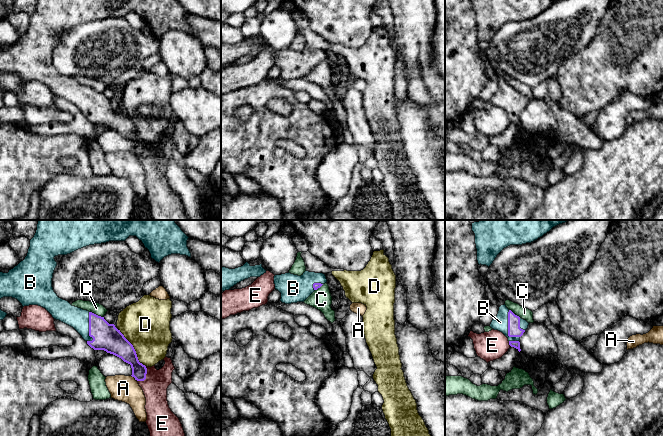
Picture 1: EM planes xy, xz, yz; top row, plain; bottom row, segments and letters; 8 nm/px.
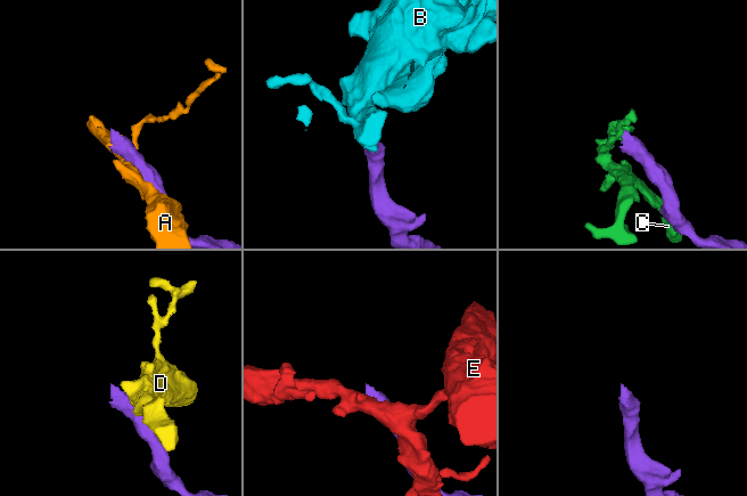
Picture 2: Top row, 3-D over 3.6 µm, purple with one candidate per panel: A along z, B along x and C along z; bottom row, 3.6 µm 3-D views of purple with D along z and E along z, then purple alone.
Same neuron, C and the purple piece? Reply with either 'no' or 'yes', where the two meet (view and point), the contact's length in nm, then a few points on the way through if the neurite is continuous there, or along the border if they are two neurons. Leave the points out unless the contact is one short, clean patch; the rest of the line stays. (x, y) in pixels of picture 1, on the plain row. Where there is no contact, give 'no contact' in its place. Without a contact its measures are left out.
no; contact xy (95, 90); length 130 nm; border xy (89, 87), (103, 93)

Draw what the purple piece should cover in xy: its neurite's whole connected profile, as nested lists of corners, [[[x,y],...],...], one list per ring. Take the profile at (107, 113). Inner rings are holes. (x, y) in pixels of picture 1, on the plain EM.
[[[37,0],[36,9],[30,16],[25,35],[8,49],[0,48],[0,75],[12,73],[23,83],[38,81],[45,84],[54,95],[73,103],[94,126],[104,126],[130,140],[131,152],[137,157],[144,157],[147,144],[139,138],[133,121],[120,106],[114,100],[109,100],[104,93],[72,82],[68,77],[59,74],[52,63],[53,49],[57,42],[55,32],[67,31],[89,21],[125,17],[129,12],[136,12],[141,16],[149,26],[151,34],[158,39],[171,30],[186,31],[191,34],[187,23],[189,13],[177,0]]]

